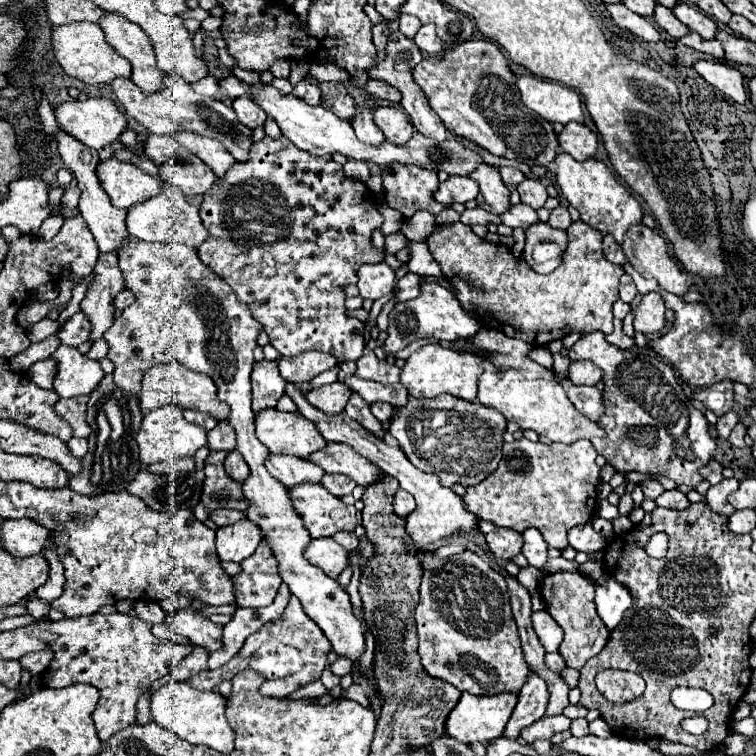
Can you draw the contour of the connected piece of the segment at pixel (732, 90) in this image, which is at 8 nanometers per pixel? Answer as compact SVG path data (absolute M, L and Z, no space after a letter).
M699 60L693 64L693 68L705 82L721 90L733 102L743 104L747 100L743 76L737 68L719 60Z

